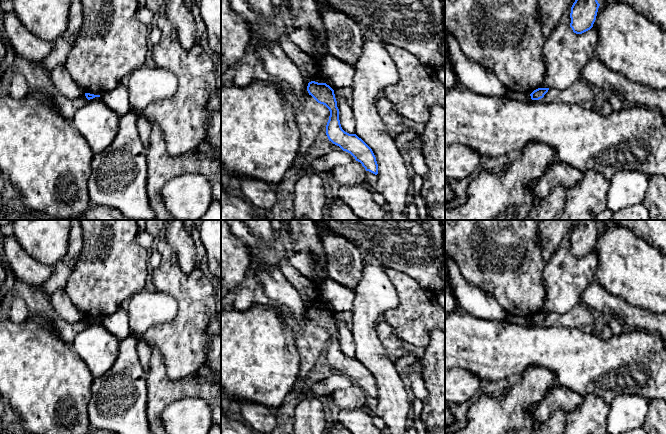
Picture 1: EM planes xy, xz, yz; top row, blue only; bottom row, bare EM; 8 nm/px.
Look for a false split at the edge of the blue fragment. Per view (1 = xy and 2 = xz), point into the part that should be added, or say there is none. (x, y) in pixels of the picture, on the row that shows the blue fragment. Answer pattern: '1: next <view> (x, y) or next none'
1: next none
2: next none

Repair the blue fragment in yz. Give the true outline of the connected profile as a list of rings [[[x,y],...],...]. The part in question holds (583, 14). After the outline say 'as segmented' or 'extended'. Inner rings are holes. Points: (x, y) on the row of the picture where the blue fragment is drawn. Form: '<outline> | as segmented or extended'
[[[575,0],[570,13],[574,33],[582,34],[593,27],[599,6],[597,0]]] | as segmented

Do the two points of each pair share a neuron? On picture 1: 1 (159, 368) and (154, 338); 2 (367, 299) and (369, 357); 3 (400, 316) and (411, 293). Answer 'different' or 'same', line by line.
1: different
2: same
3: same

